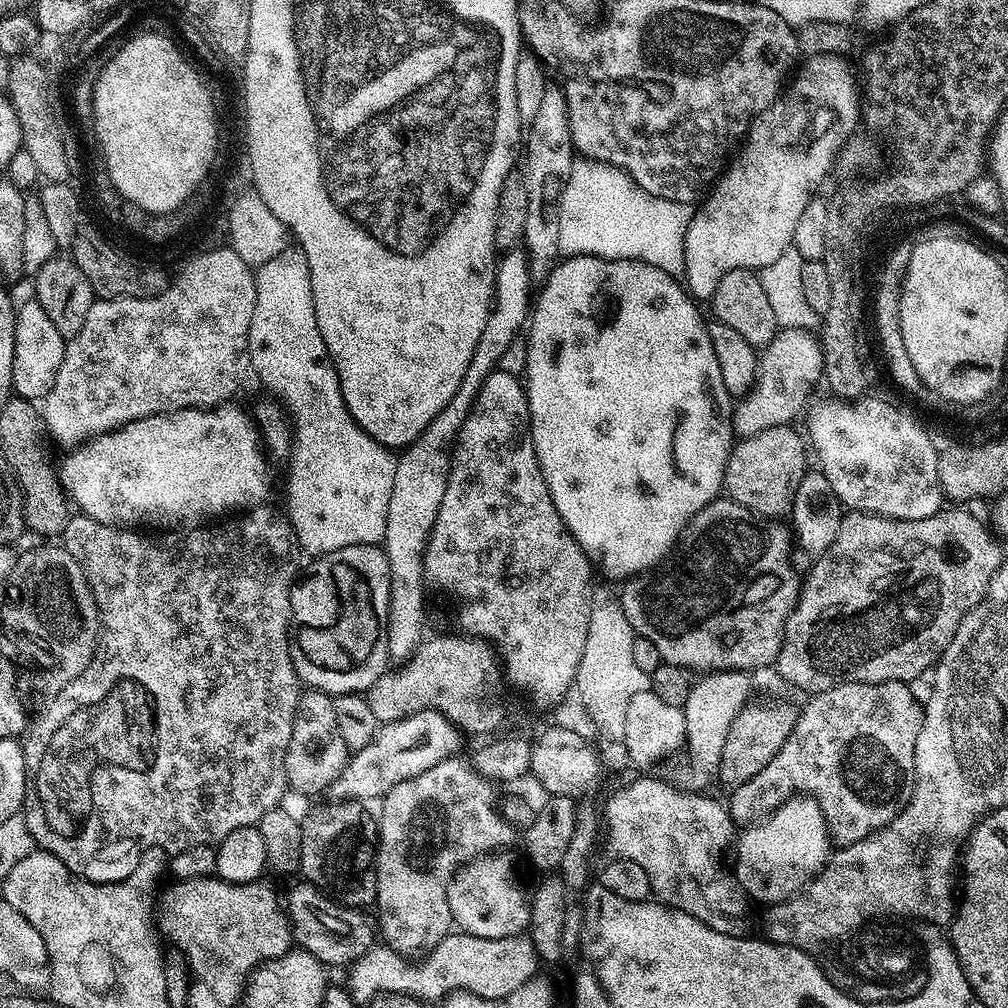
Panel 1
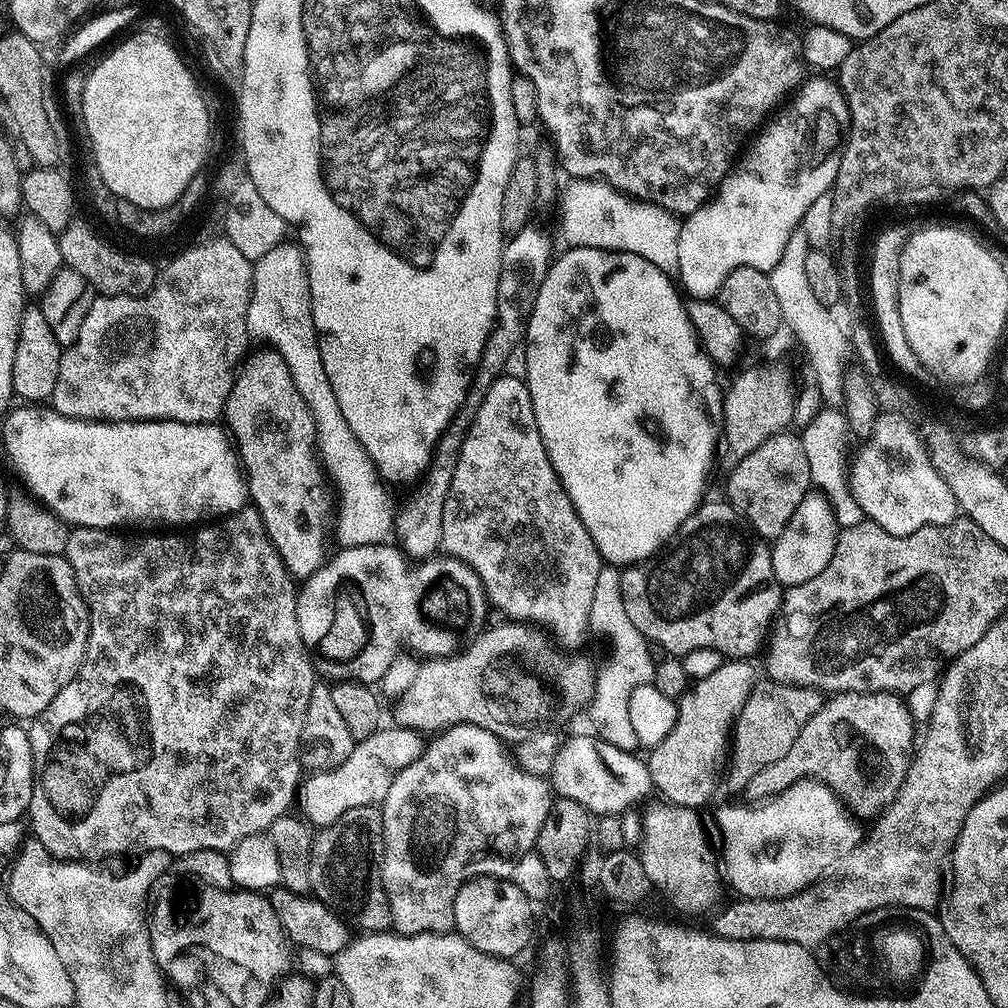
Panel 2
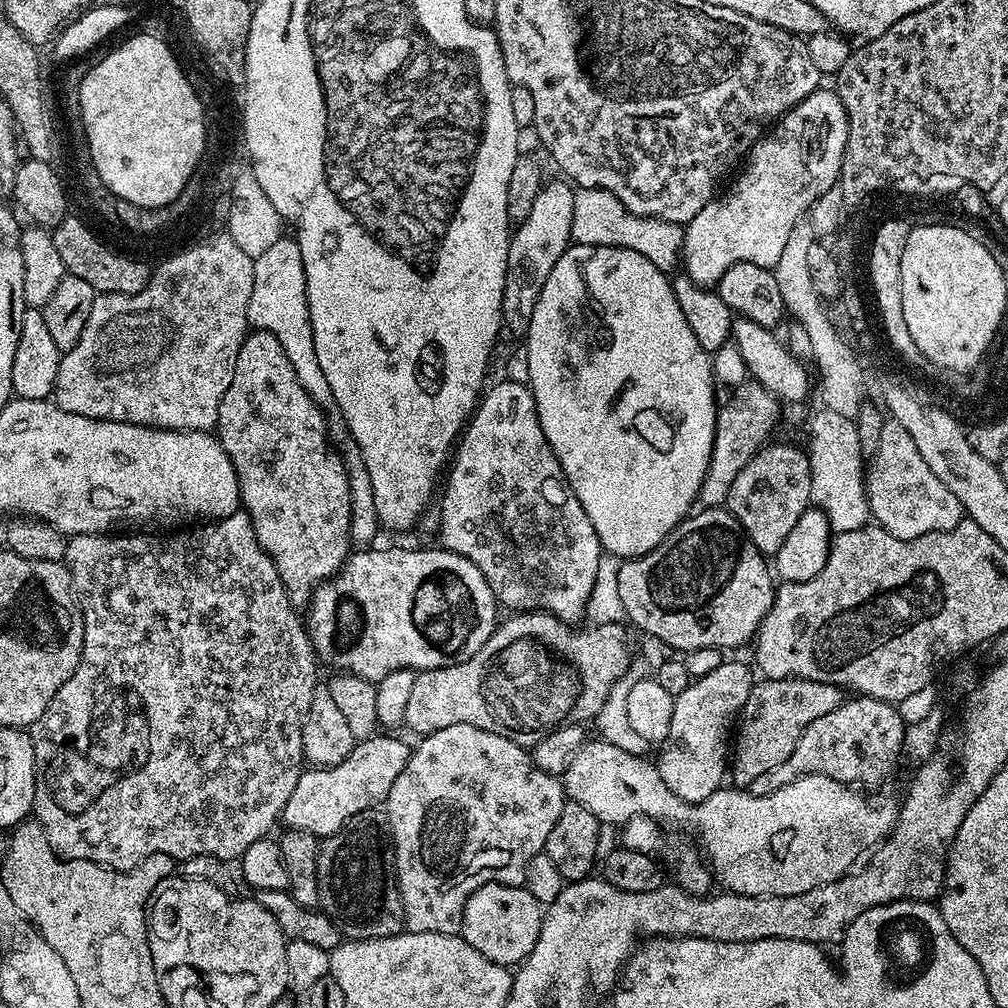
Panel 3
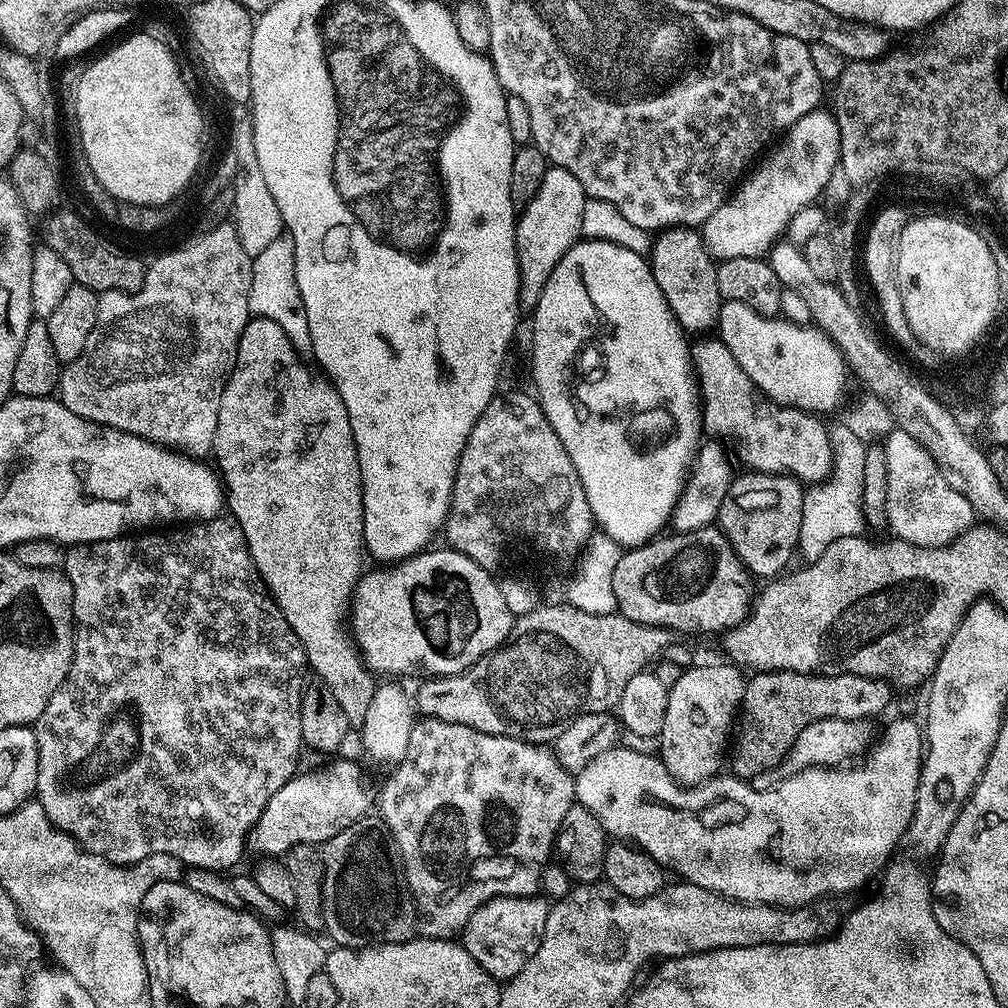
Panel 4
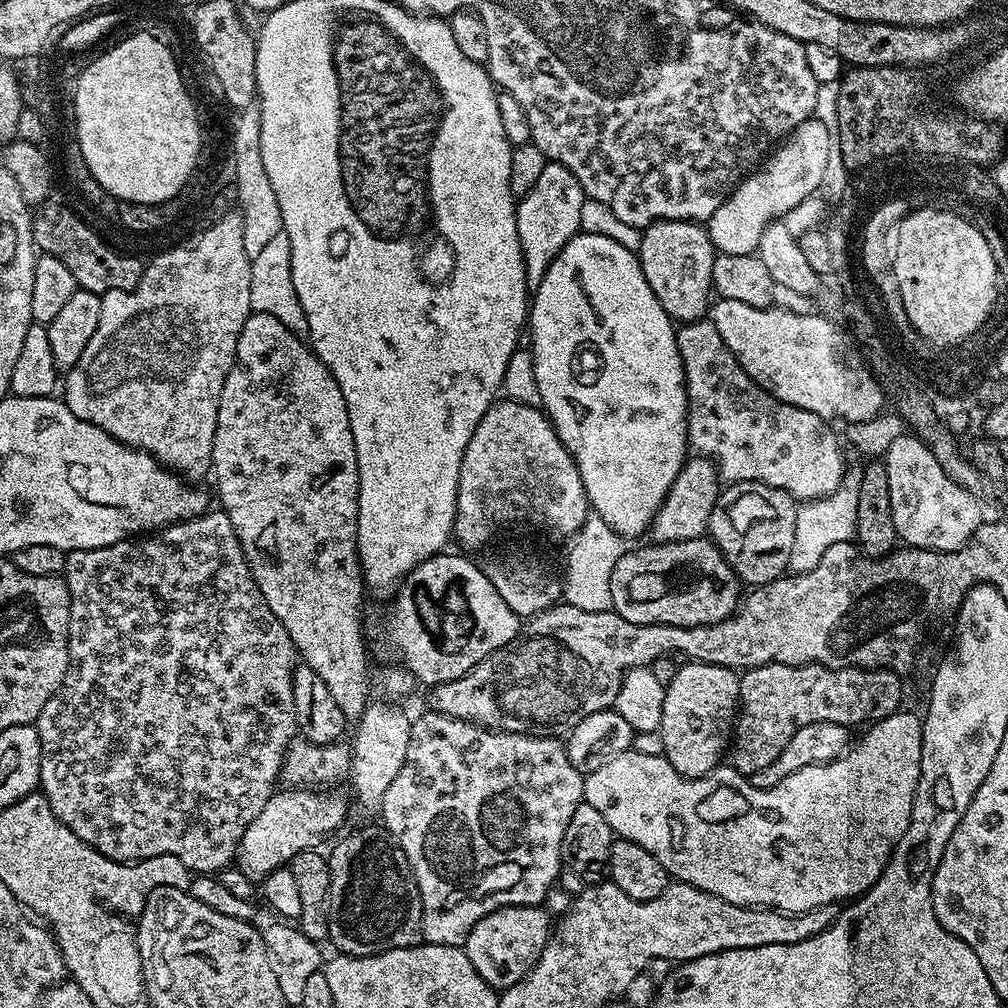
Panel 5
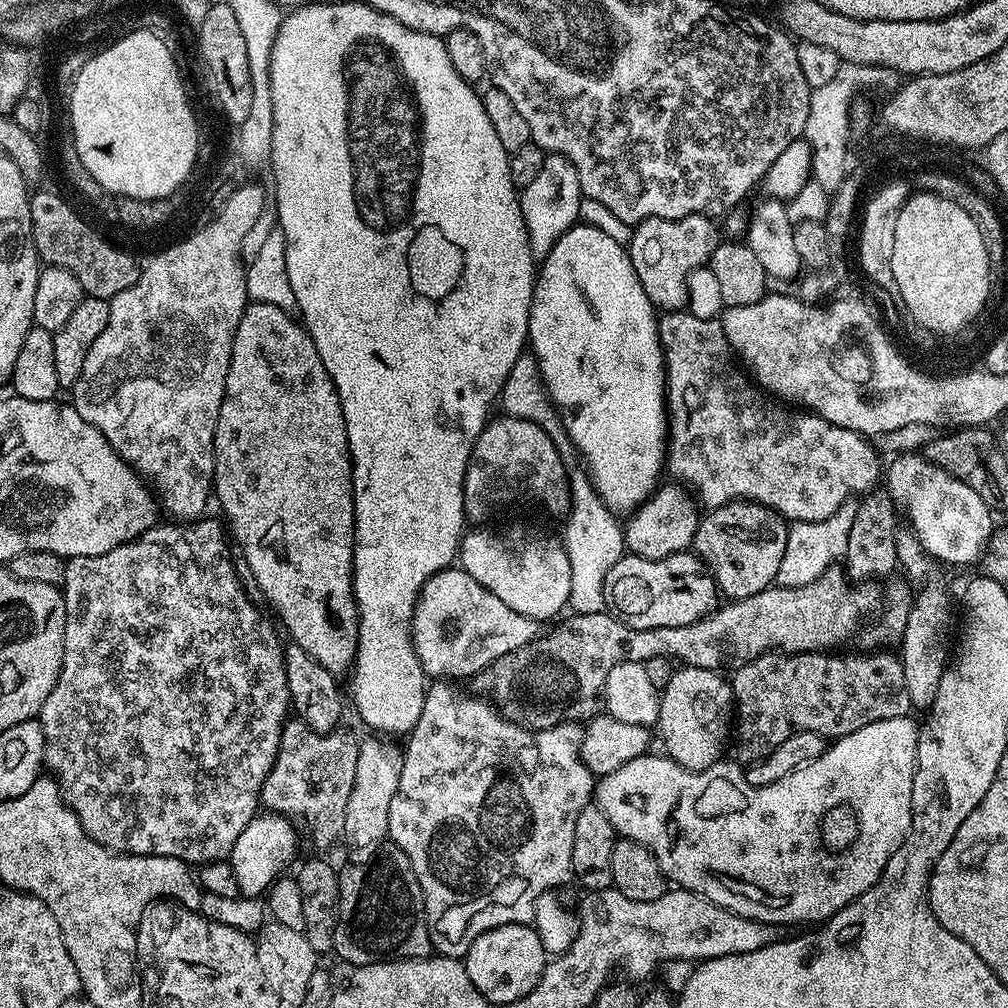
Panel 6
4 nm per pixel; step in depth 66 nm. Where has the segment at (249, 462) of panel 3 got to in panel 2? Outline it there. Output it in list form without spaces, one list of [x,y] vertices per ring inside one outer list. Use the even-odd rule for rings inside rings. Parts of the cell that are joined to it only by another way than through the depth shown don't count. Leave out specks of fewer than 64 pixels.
[[[253,351],[243,361],[228,395],[222,420],[238,449],[248,482],[248,495],[251,503],[260,511],[268,537],[274,542],[281,558],[284,559],[284,565],[288,567],[293,577],[307,578],[313,576],[326,559],[324,492],[320,489],[326,482],[322,477],[322,470],[318,465],[318,456],[315,452],[316,427],[302,394],[296,392],[284,359],[274,351],[263,351],[256,353]]]

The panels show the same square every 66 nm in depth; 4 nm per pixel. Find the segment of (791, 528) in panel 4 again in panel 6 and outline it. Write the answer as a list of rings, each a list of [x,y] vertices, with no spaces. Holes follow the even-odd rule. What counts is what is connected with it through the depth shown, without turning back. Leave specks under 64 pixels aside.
[[[731,500],[701,519],[692,548],[716,580],[717,589],[723,595],[725,592],[729,601],[741,600],[776,584],[778,566],[782,566],[782,554],[786,554],[788,530],[784,517],[773,508],[752,500]]]

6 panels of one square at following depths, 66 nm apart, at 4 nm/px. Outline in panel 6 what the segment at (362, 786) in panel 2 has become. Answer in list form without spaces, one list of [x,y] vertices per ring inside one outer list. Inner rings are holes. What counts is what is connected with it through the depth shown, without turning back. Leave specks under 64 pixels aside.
[[[258,814],[248,823],[246,830],[238,834],[230,863],[241,897],[260,898],[267,893],[270,885],[287,869],[284,867],[296,856],[296,831],[297,825],[286,816]]]

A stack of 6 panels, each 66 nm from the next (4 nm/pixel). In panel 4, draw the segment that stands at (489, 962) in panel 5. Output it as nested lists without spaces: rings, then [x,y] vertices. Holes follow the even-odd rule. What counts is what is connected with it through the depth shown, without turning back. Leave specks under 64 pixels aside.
[[[494,896],[474,910],[462,933],[464,949],[498,982],[507,982],[519,974],[538,950],[546,930],[549,901],[534,896]]]

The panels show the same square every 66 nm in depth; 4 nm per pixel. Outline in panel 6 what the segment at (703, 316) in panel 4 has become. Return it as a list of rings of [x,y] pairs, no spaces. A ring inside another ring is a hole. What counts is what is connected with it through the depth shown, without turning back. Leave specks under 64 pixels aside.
[[[690,214],[686,218],[667,220],[666,218],[650,218],[632,228],[632,239],[626,247],[632,259],[634,270],[638,274],[638,282],[642,282],[642,290],[650,298],[650,302],[664,312],[674,312],[685,307],[688,300],[688,279],[695,268],[704,268],[714,254],[716,245],[721,243],[722,236],[716,233],[717,221],[703,214]]]

